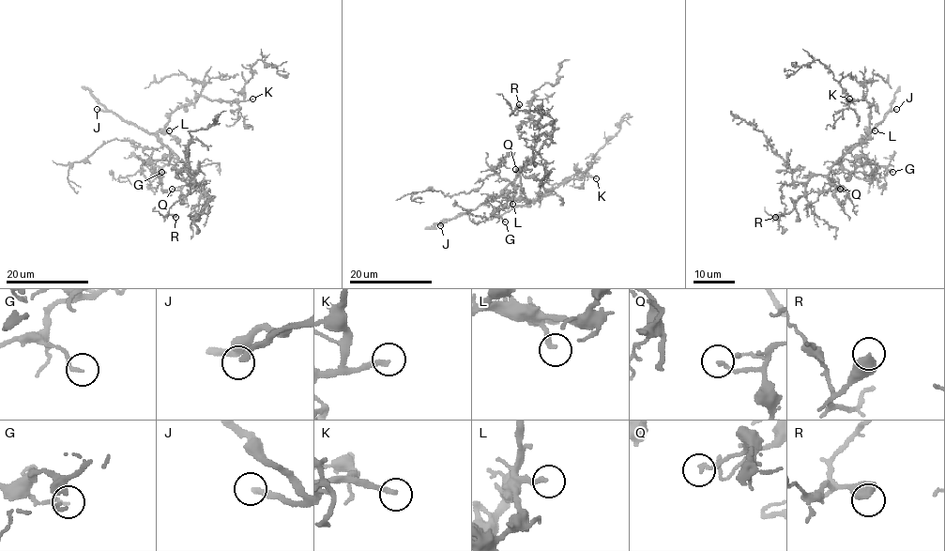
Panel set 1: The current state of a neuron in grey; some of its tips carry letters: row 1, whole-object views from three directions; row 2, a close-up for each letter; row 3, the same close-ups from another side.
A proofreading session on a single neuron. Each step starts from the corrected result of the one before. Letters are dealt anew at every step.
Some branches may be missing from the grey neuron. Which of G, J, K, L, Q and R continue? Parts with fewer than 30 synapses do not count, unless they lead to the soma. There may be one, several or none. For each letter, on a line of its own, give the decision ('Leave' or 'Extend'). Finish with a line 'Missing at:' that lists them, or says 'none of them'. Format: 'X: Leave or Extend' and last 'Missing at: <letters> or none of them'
G: Leave
J: Extend
K: Extend
L: Leave
Q: Leave
R: Leave
Missing at: J, K

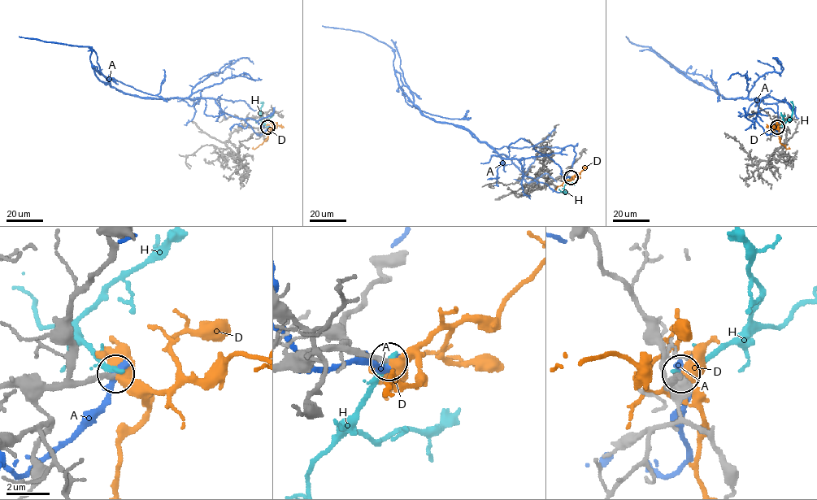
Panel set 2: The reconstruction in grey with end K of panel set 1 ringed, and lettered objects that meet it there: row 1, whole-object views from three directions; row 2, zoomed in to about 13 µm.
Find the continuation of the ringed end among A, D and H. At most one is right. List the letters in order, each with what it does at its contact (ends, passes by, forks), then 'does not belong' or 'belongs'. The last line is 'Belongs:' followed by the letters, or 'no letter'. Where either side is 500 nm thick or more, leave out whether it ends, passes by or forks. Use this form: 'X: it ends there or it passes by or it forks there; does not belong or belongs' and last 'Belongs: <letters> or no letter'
A: it ends there; does not belong
D: it passes by; belongs
H: it ends there; does not belong
Belongs: D

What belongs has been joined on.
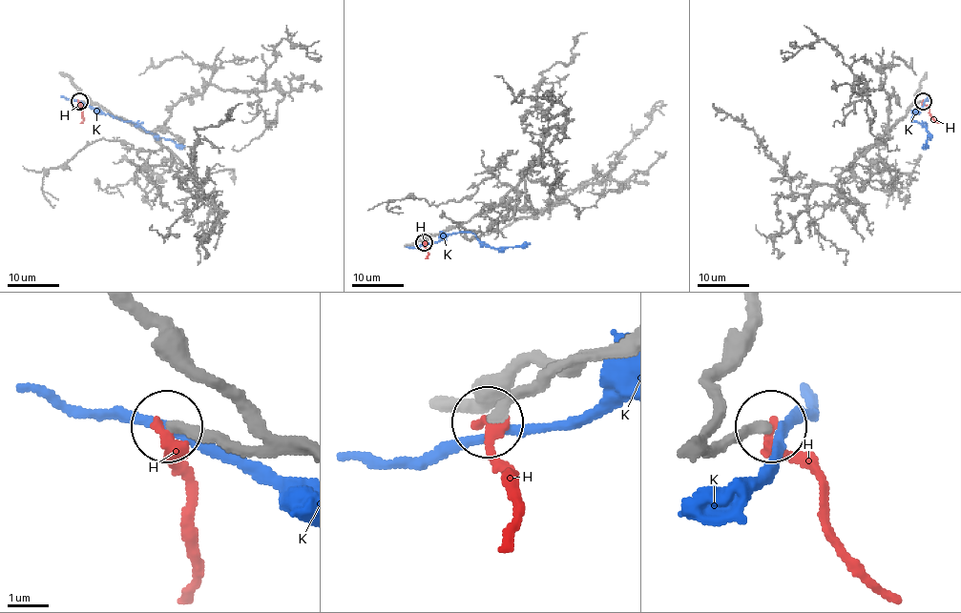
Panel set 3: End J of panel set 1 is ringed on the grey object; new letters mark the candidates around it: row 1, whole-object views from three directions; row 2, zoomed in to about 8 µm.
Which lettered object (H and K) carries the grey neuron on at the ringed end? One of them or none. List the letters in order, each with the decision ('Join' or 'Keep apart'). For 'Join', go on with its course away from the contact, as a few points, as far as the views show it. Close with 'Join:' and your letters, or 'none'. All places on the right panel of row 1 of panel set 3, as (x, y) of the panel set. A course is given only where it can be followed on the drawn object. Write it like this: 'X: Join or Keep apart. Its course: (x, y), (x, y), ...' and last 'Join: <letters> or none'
H: Keep apart
K: Keep apart
Join: none

